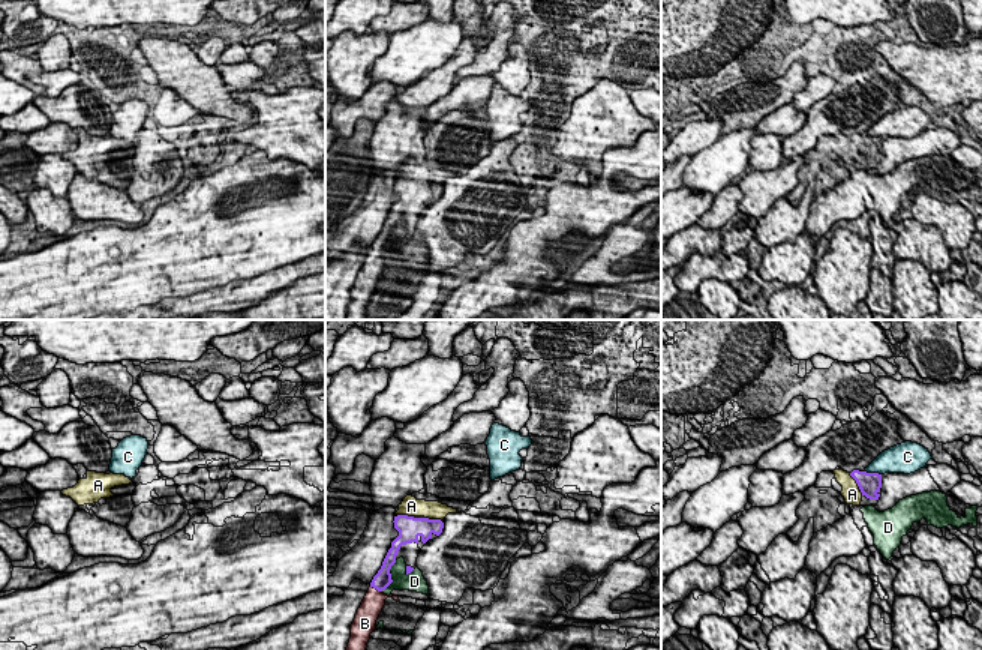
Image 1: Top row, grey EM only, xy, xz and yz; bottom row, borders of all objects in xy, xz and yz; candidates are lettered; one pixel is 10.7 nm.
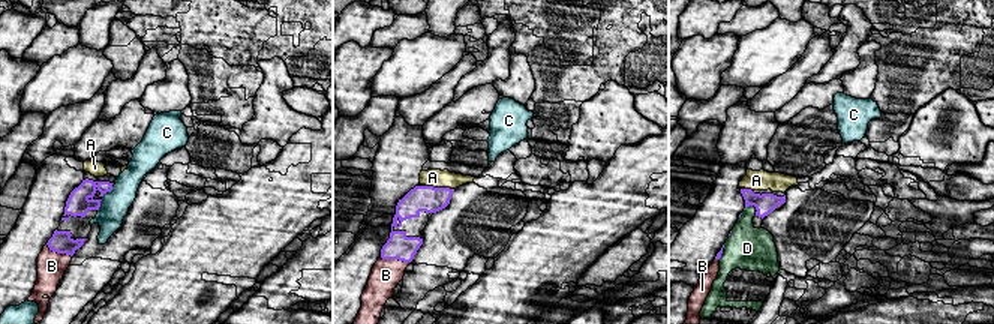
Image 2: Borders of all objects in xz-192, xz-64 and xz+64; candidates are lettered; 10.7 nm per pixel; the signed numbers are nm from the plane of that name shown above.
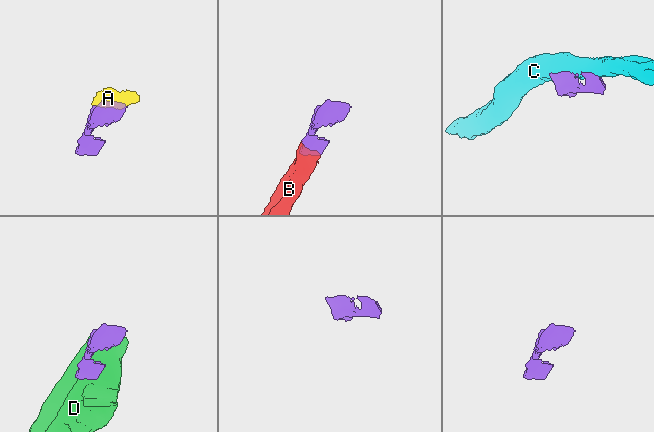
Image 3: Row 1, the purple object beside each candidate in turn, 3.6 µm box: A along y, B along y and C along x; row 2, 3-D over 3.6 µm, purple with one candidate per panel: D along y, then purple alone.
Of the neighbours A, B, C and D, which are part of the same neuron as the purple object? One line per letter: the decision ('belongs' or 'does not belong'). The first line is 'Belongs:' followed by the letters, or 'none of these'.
Belongs: A, B
A: belongs
B: belongs
C: does not belong
D: does not belong

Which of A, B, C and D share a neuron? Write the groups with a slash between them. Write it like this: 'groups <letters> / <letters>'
groups A B / C / D

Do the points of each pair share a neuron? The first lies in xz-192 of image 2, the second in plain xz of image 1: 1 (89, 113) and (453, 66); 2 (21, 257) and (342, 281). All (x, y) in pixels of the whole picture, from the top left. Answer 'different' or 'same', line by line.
1: same
2: same

